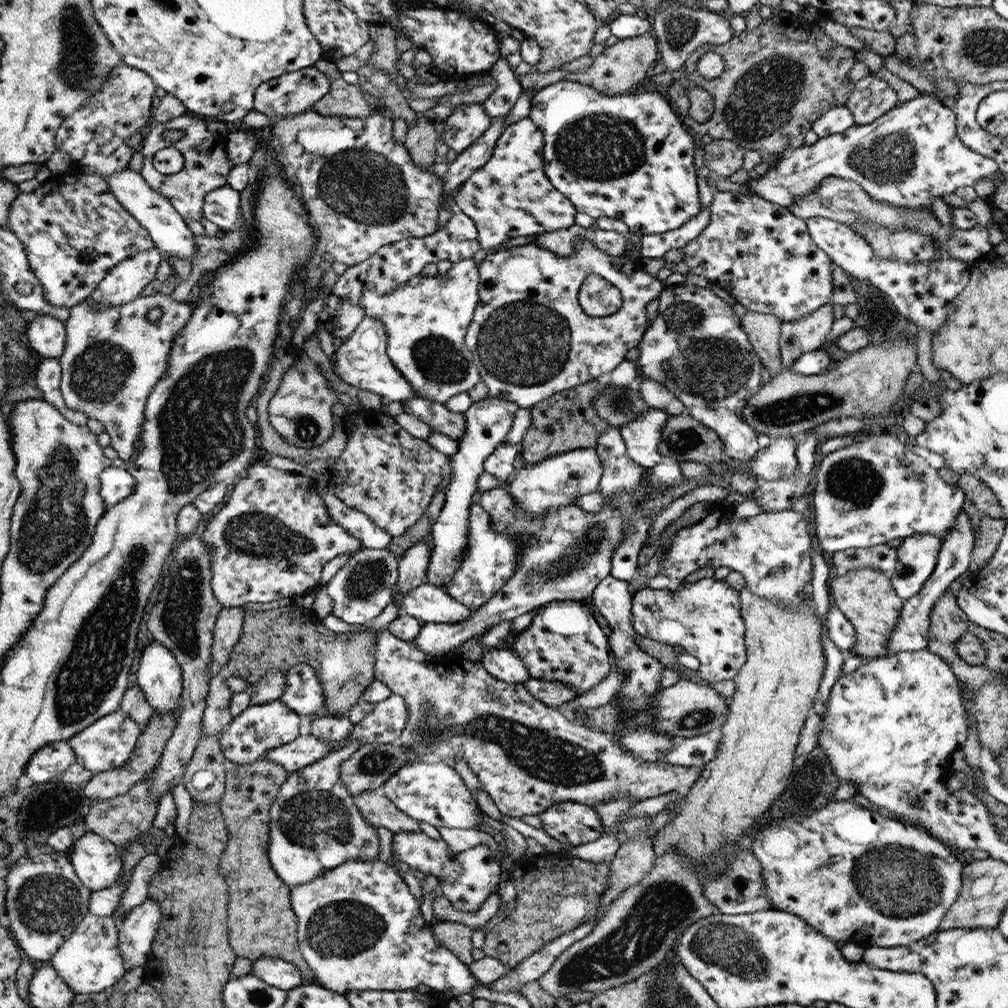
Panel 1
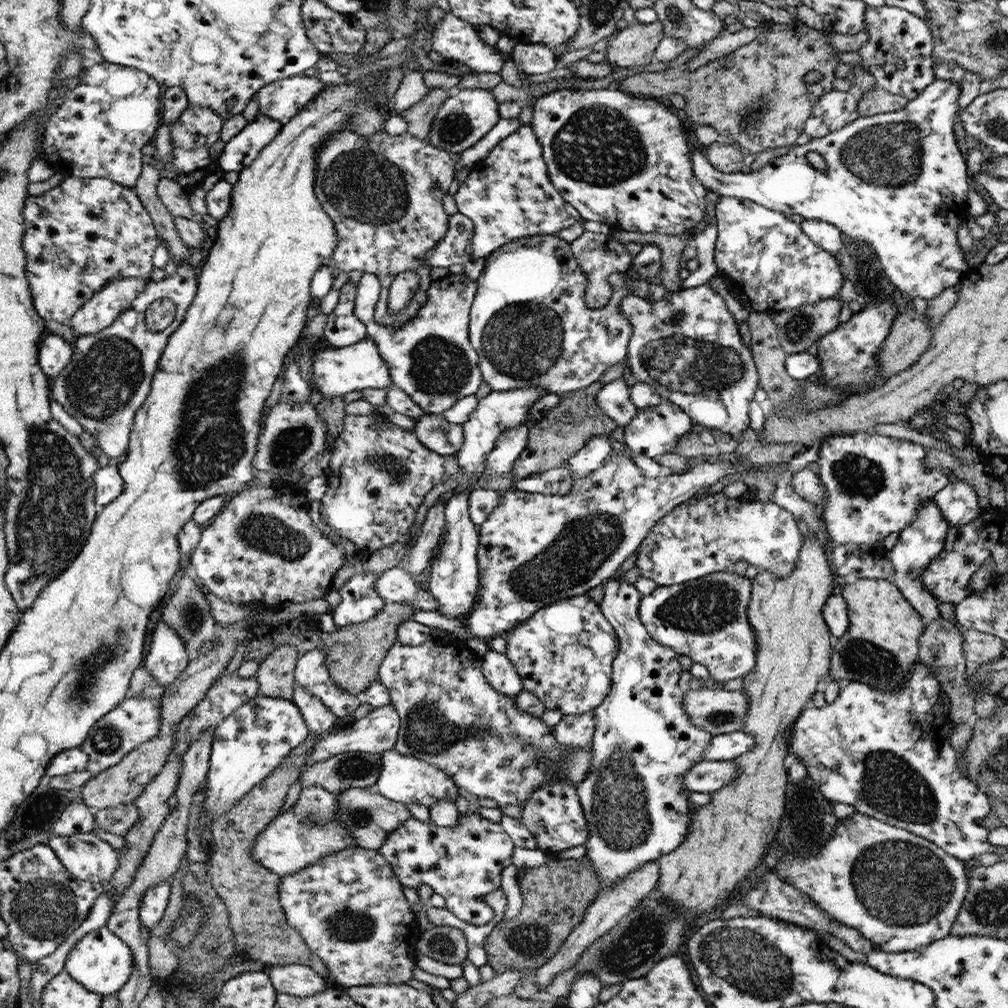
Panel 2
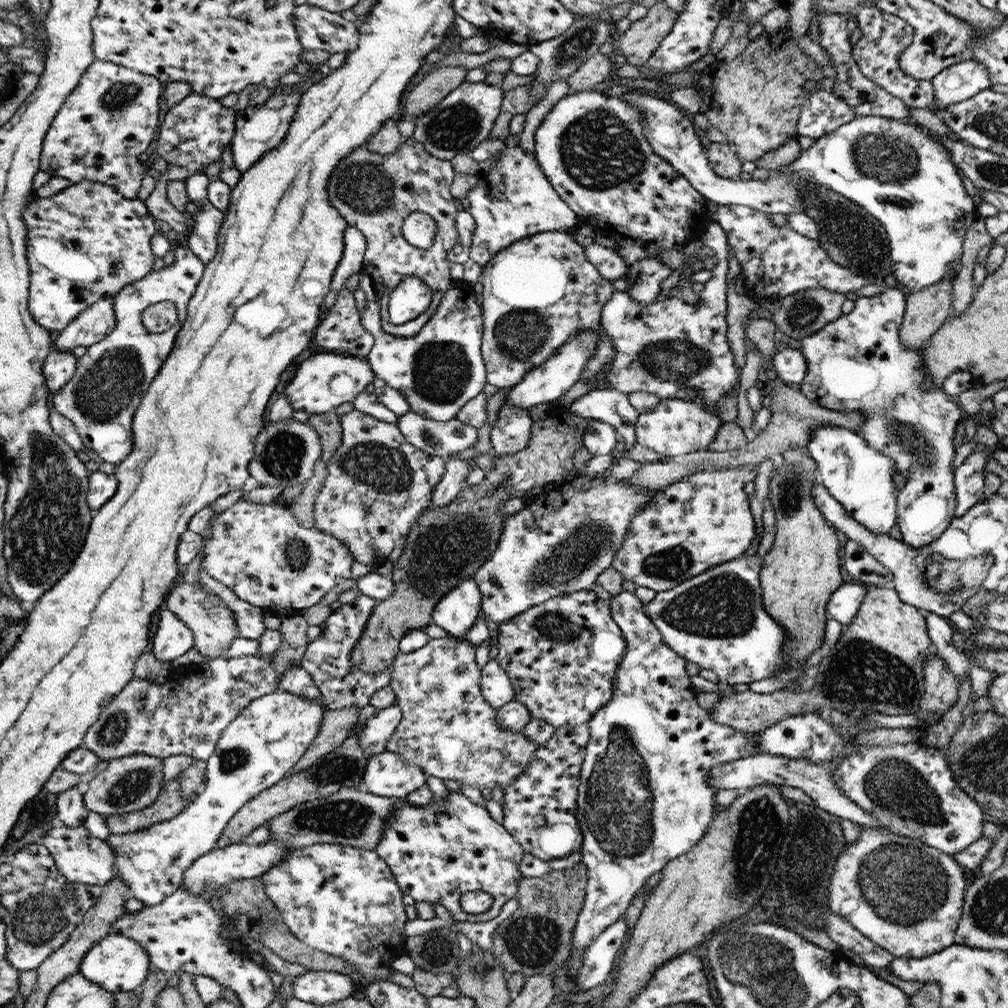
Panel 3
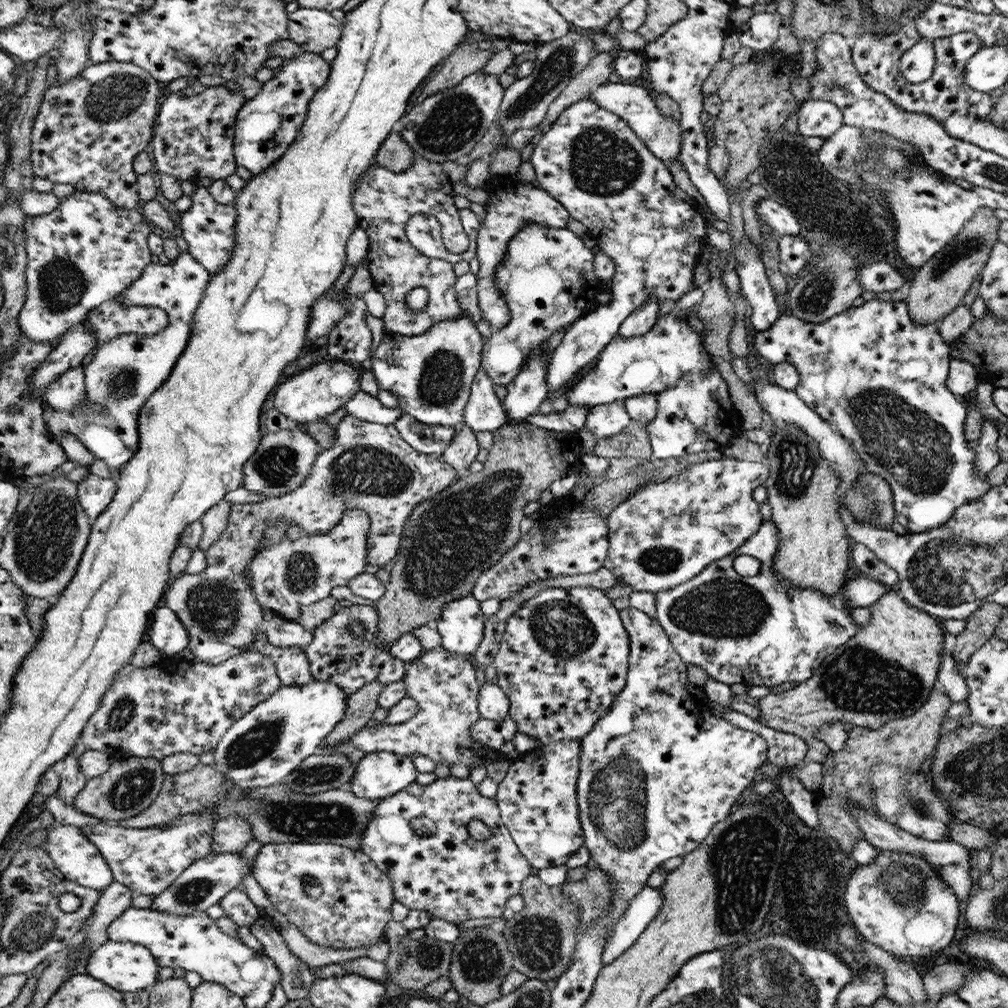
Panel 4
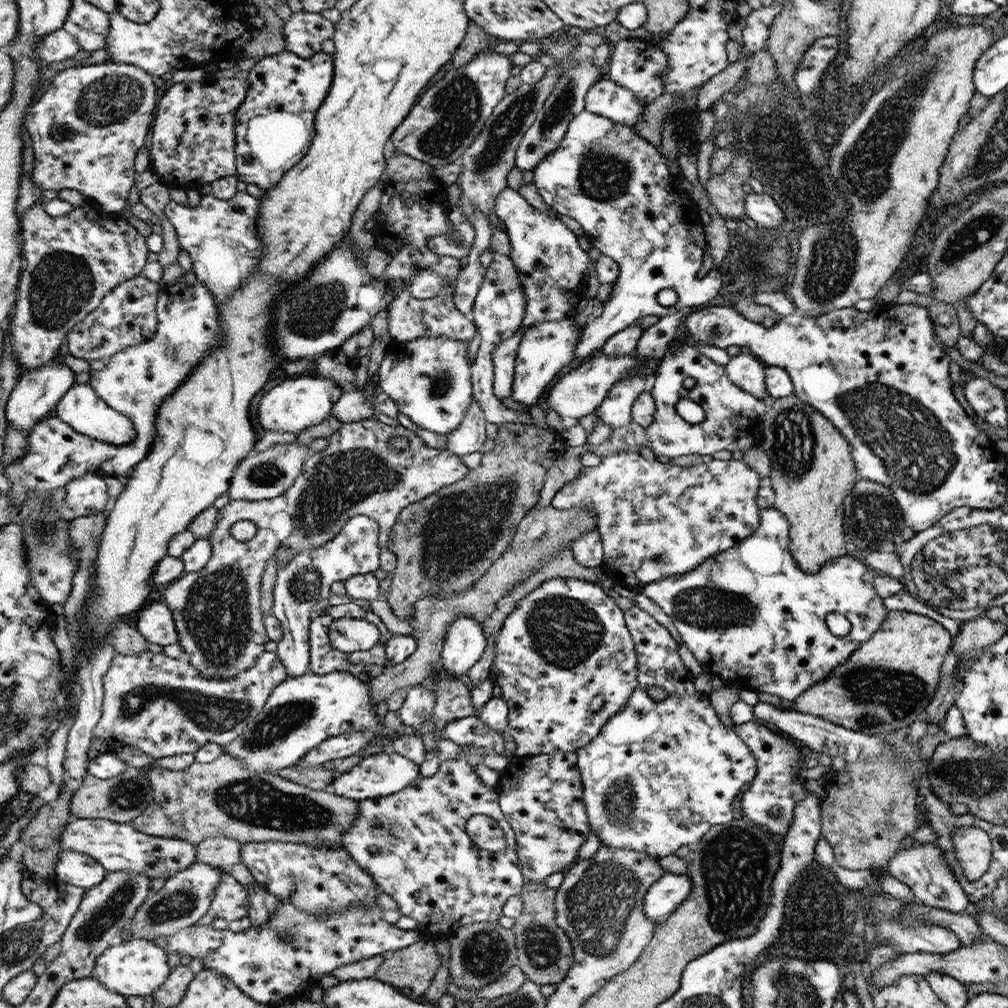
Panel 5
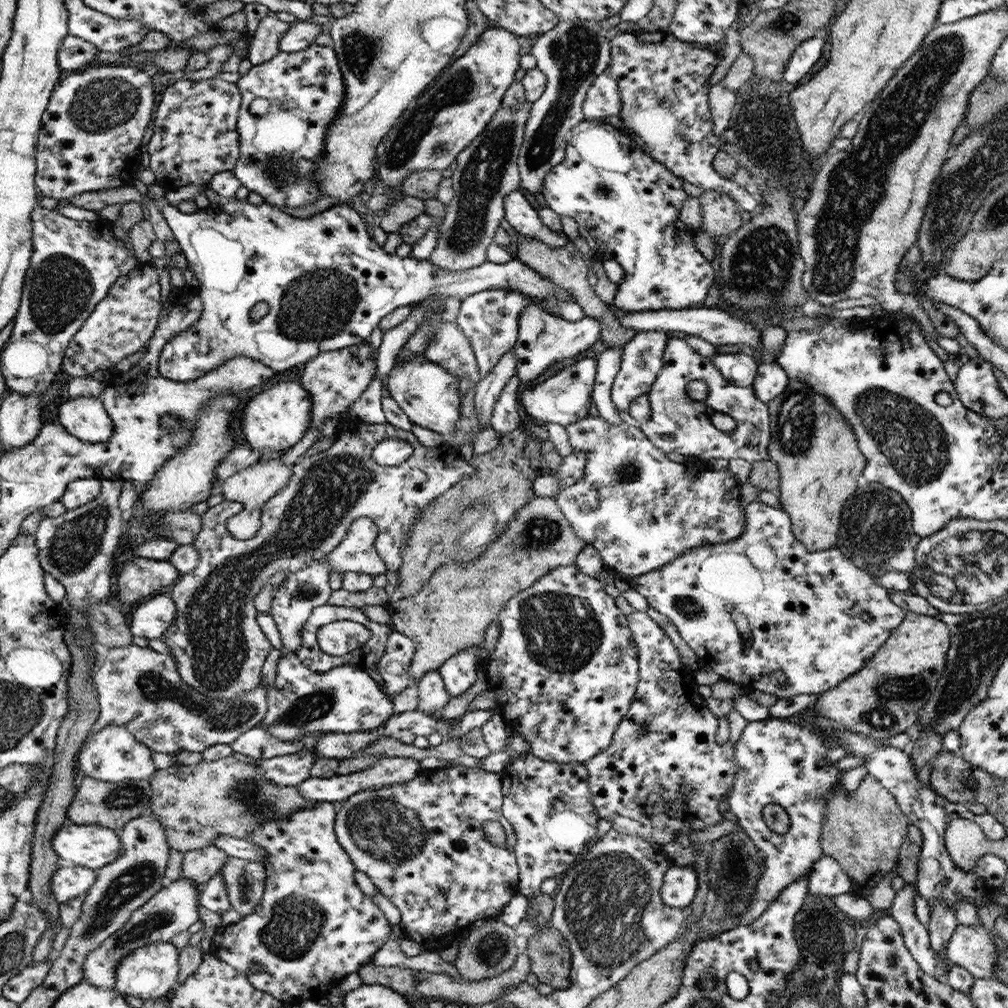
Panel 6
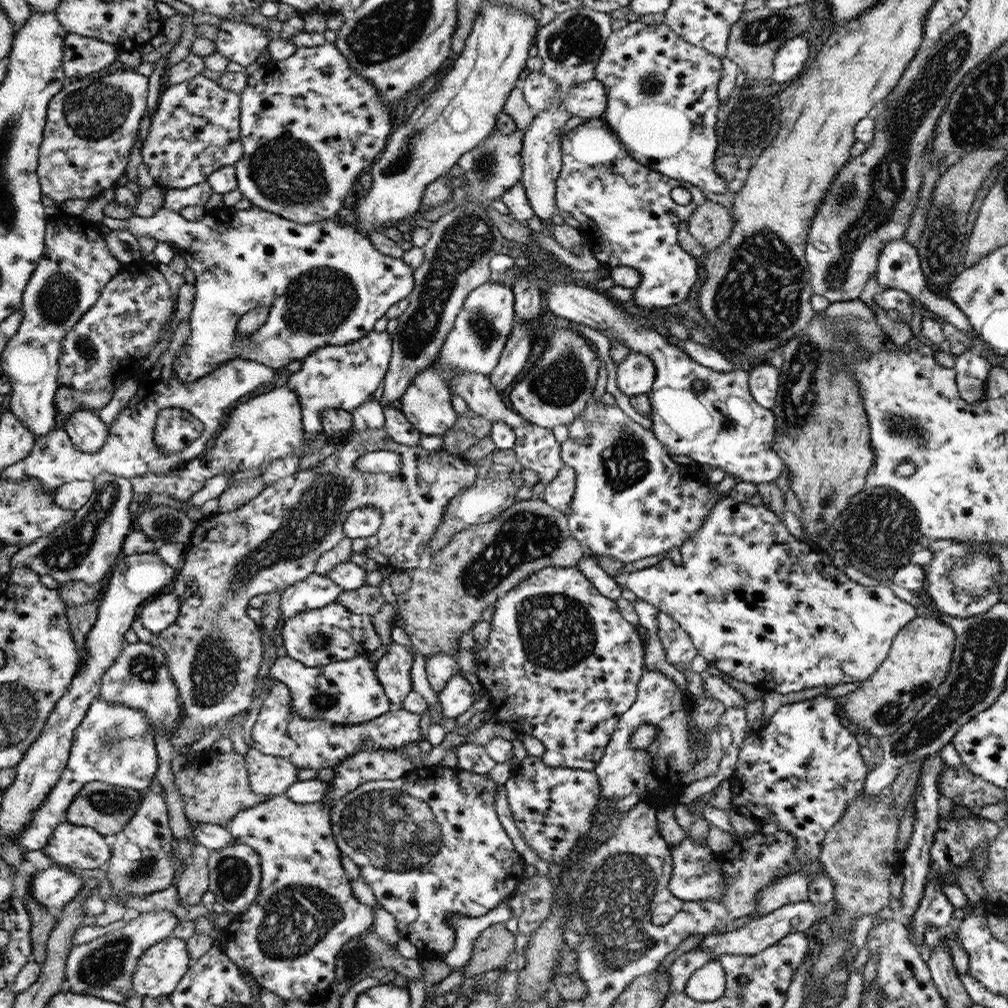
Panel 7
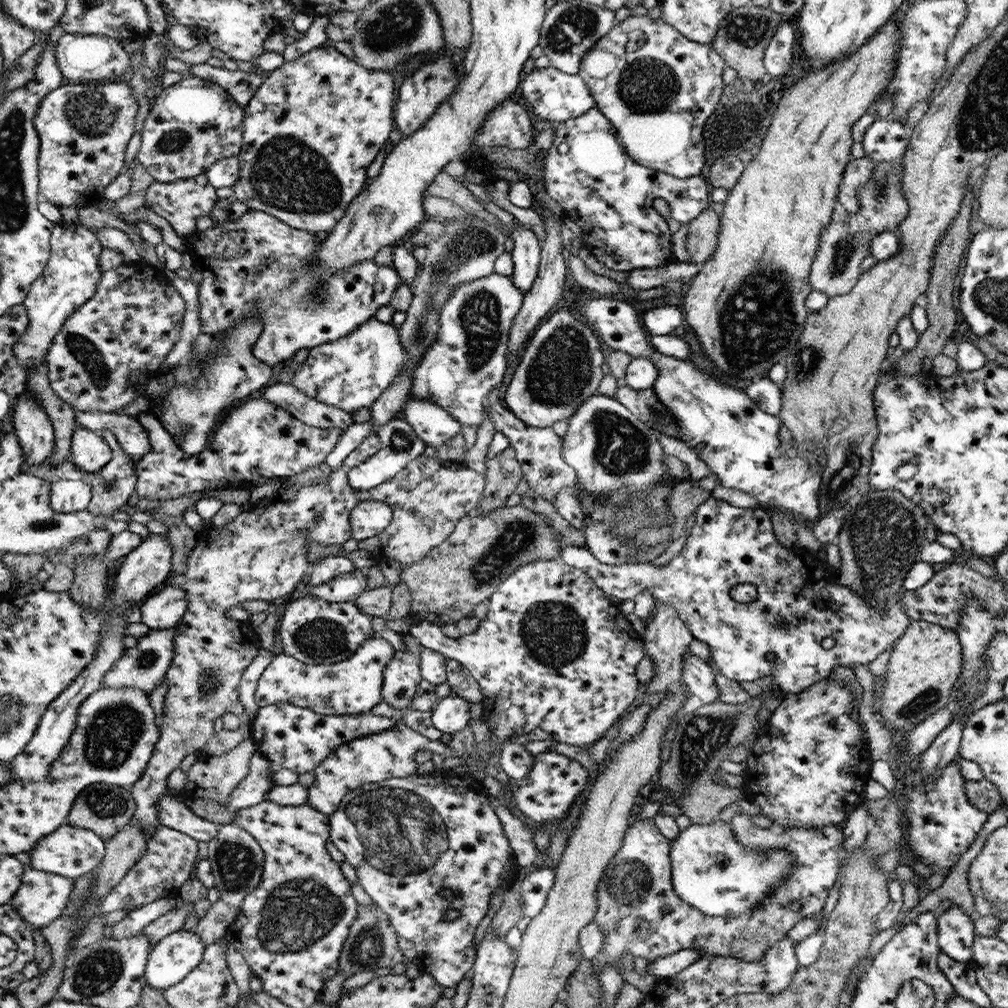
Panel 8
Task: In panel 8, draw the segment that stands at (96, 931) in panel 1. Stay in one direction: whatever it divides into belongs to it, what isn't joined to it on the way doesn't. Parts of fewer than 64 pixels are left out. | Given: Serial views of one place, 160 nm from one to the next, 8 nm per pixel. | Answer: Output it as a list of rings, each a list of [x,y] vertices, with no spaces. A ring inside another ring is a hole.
[[[190,931],[169,934],[152,946],[145,977],[148,986],[165,991],[178,985],[203,960],[206,946]]]

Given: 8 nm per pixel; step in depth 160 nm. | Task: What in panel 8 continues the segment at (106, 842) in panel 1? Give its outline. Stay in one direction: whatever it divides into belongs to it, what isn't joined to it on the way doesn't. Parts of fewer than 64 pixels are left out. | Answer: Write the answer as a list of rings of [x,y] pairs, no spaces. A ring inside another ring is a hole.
[[[26,868],[11,905],[33,929],[43,929],[63,914],[74,885],[72,878]]]

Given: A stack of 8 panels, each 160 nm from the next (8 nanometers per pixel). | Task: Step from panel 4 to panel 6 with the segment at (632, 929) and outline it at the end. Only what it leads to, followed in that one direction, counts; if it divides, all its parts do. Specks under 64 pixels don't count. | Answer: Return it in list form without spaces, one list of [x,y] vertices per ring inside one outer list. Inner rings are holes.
[[[671,865],[661,889],[661,897],[668,906],[688,909],[696,896],[698,875],[692,866]]]

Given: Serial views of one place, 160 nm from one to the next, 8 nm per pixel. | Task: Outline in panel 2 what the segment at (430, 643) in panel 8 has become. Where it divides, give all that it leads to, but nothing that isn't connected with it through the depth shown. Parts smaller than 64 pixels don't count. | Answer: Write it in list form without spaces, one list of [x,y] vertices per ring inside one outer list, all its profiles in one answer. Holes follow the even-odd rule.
[[[592,594],[564,598],[549,606],[540,608],[531,618],[511,628],[503,635],[506,639],[505,656],[514,665],[522,680],[523,690],[539,698],[546,710],[559,710],[563,716],[594,712],[603,704],[607,694],[615,685],[615,658],[618,656],[618,635],[610,623],[602,616],[600,602]]]

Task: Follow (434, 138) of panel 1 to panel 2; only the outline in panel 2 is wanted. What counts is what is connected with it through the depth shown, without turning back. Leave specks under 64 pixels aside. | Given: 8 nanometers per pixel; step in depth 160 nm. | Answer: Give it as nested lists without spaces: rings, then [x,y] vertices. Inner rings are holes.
[[[430,88],[430,92],[416,102],[412,108],[403,110],[402,117],[408,123],[408,131],[414,138],[428,141],[428,133],[432,128],[432,122],[437,116],[440,106],[450,97],[448,89],[444,88]]]

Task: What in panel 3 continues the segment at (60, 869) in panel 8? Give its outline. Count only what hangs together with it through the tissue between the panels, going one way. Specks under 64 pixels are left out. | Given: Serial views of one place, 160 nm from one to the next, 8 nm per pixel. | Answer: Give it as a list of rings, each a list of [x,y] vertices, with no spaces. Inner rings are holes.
[[[276,690],[272,694],[257,698],[223,730],[215,752],[206,761],[204,784],[181,814],[140,831],[126,834],[110,833],[105,841],[115,854],[115,866],[119,877],[126,882],[127,888],[132,889],[134,898],[141,900],[144,907],[151,907],[159,905],[175,893],[186,877],[186,870],[203,854],[216,848],[216,841],[239,810],[263,790],[278,784],[295,768],[320,733],[325,711],[328,710],[322,697],[305,699],[297,694]]]

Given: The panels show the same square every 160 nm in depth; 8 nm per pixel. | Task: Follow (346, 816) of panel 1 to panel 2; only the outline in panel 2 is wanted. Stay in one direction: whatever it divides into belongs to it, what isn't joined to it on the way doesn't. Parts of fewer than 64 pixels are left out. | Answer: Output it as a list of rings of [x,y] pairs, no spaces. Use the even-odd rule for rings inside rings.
[[[321,786],[302,789],[296,805],[290,811],[279,811],[276,818],[256,837],[251,857],[260,866],[283,877],[327,857],[327,854],[358,847],[351,831],[336,821],[338,809],[336,794]]]

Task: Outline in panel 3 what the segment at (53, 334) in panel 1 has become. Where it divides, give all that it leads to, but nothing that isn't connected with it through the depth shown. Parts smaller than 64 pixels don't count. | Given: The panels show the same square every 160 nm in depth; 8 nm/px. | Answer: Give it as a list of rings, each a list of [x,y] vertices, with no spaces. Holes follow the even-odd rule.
[[[52,347],[51,354],[43,365],[43,374],[46,376],[47,389],[55,394],[65,388],[77,372],[79,359],[73,353],[60,352]]]

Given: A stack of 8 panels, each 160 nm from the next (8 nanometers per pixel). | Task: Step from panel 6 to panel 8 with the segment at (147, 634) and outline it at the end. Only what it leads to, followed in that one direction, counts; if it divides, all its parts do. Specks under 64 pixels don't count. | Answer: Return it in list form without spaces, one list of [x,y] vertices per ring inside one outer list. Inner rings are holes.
[[[169,584],[149,595],[140,610],[144,624],[150,629],[176,627],[187,613],[188,598],[183,588]]]

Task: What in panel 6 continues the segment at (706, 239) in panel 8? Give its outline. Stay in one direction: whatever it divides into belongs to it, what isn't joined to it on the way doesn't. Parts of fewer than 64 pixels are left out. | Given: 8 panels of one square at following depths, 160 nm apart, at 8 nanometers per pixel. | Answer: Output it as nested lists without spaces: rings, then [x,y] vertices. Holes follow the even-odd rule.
[[[704,191],[700,196],[702,208],[701,229],[711,238],[734,233],[743,224],[743,219],[738,211],[738,204],[732,201],[726,193]]]

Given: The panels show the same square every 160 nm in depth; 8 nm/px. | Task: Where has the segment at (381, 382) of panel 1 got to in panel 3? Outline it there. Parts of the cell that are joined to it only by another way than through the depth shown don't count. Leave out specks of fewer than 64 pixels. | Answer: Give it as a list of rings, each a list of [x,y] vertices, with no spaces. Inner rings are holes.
[[[318,353],[305,359],[296,370],[295,376],[283,385],[283,393],[287,396],[292,408],[304,410],[308,414],[324,414],[331,412],[340,404],[353,402],[368,384],[374,382],[376,376],[371,369],[367,357],[348,356],[334,353]]]

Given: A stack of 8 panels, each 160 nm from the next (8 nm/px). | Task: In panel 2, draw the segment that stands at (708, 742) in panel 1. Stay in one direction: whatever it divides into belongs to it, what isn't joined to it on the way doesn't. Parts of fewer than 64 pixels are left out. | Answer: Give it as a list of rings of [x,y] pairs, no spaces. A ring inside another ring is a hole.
[[[742,729],[733,733],[713,735],[711,744],[705,749],[703,760],[727,761],[746,754],[757,745],[757,738]]]

